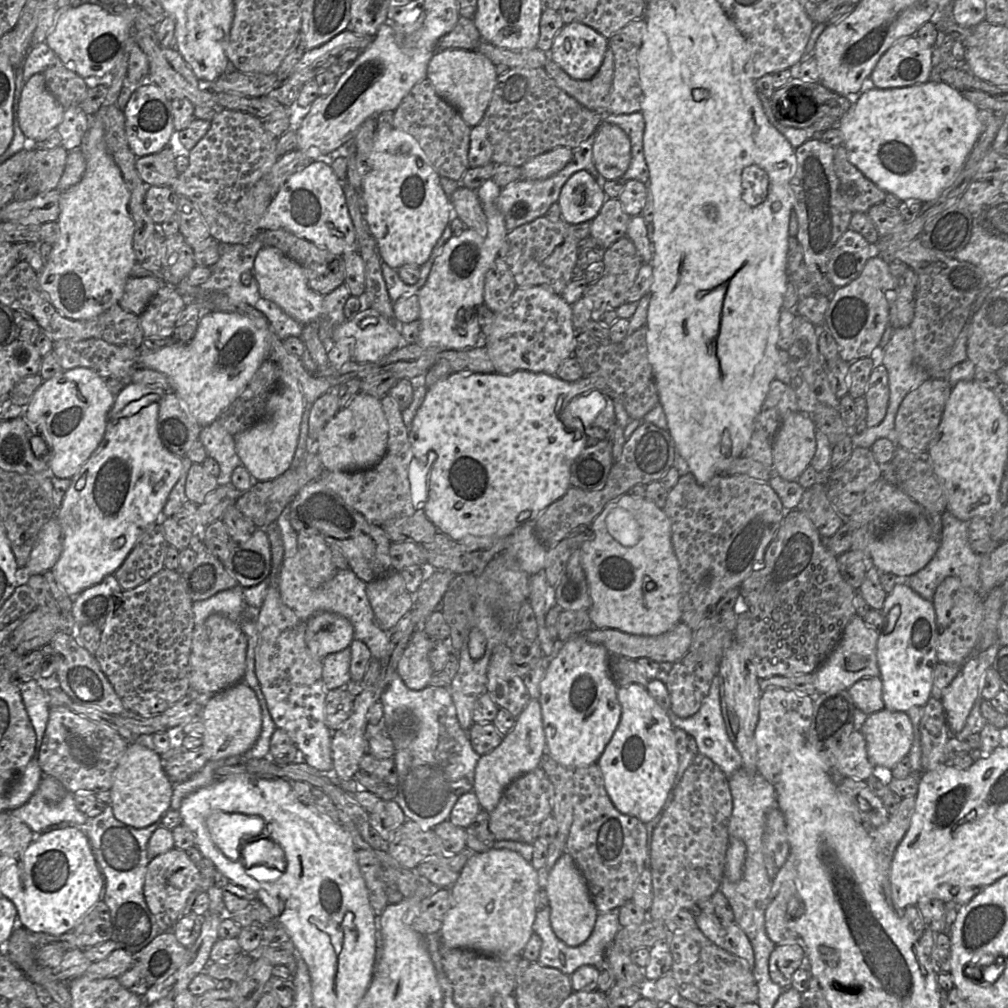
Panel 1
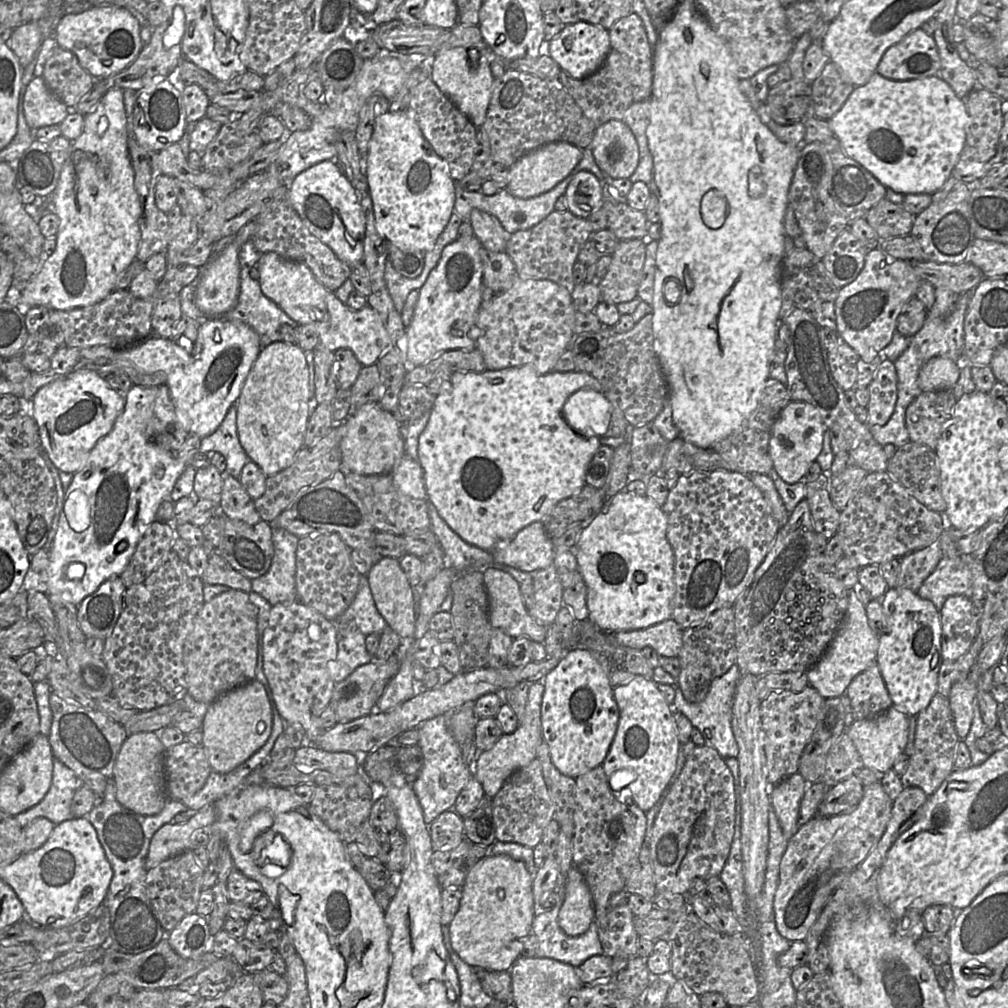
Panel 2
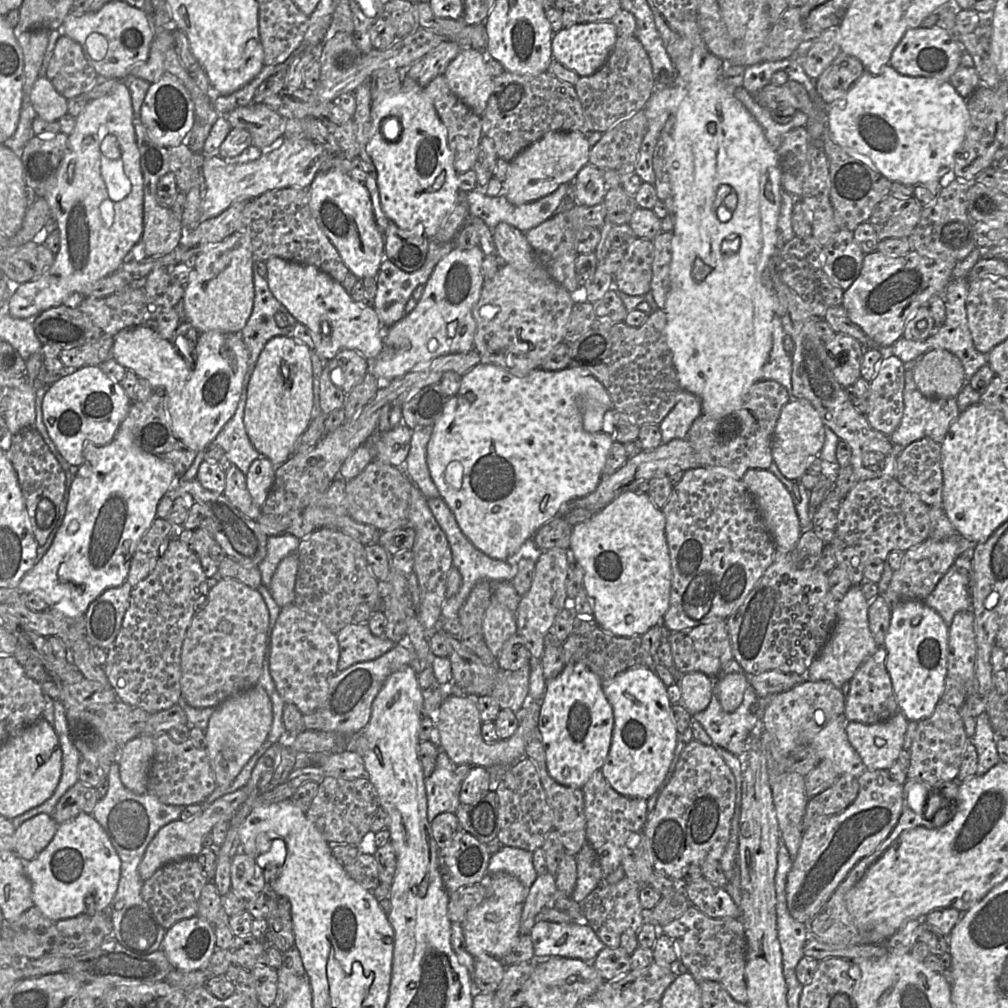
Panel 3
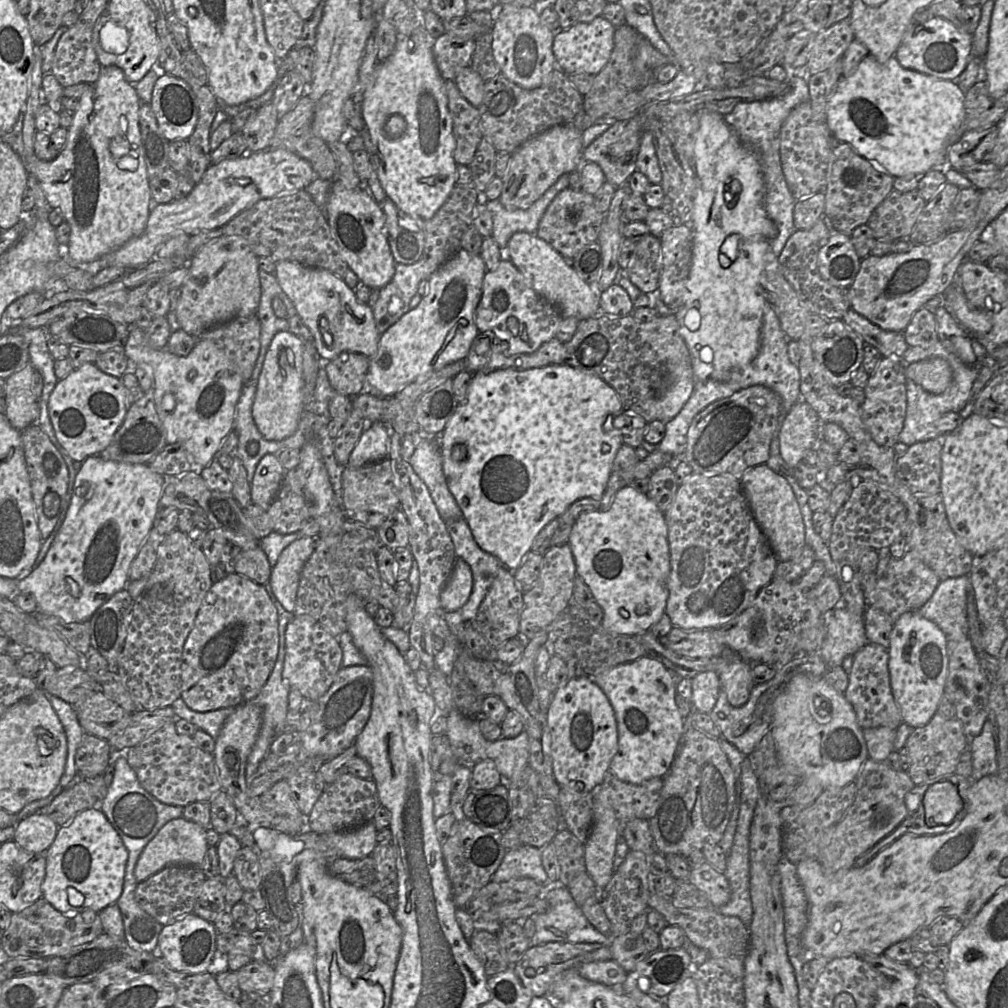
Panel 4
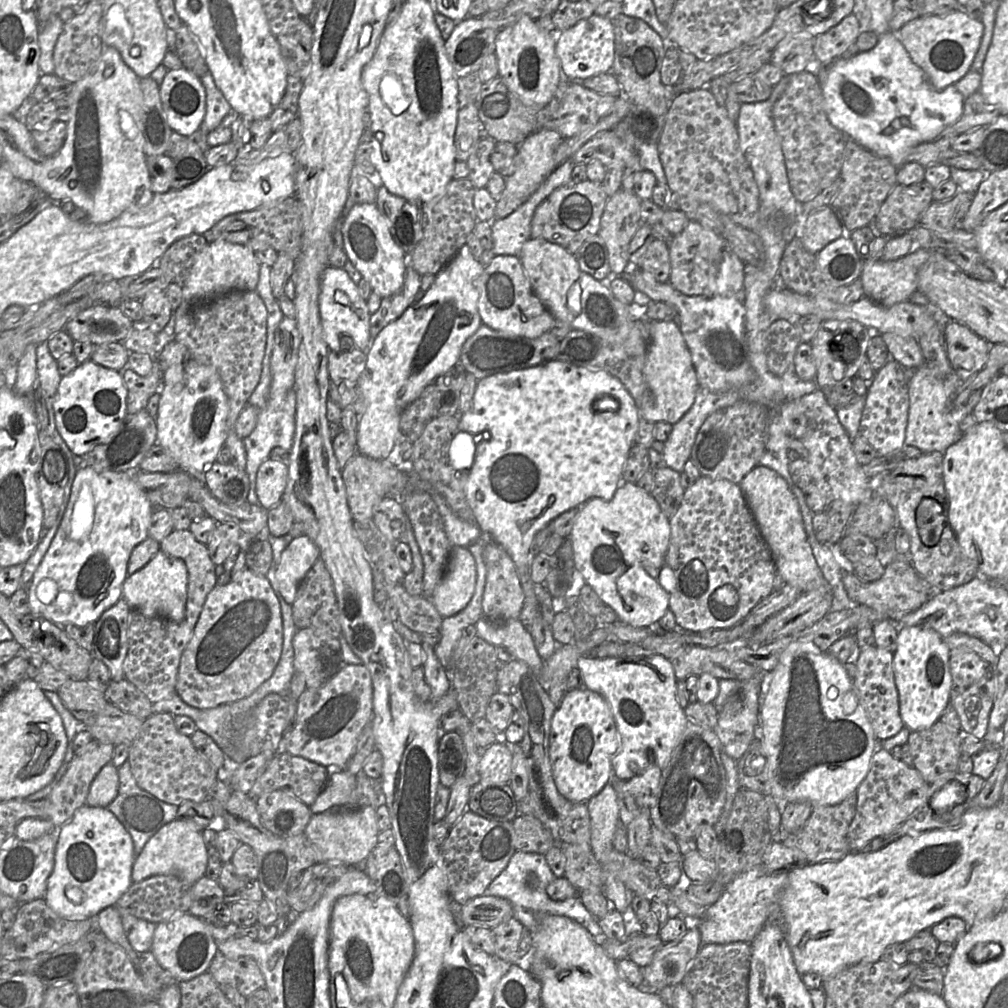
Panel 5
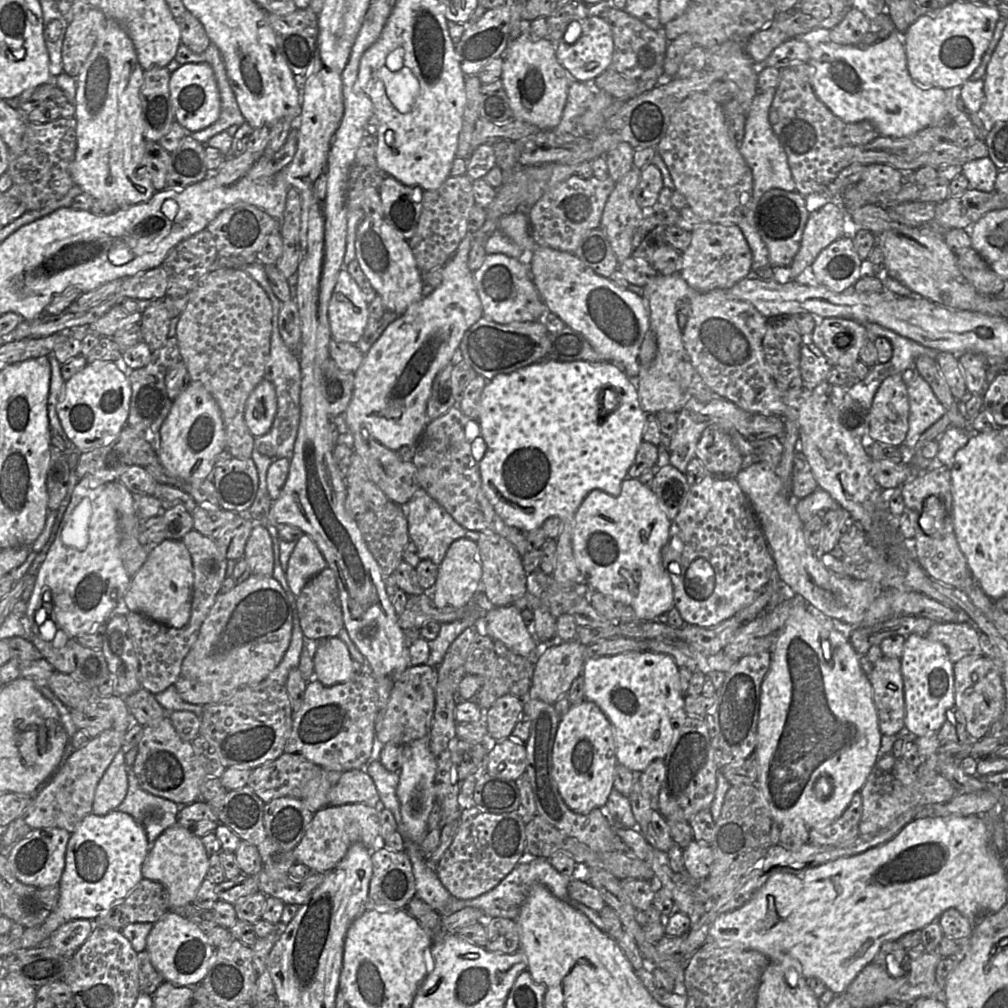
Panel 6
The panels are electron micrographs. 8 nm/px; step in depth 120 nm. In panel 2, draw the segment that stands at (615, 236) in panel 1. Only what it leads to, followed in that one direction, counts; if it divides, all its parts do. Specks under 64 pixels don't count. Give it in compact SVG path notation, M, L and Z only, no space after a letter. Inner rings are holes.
M621 200L609 212L607 229L620 241L647 239L650 224L643 211L632 209L624 200Z

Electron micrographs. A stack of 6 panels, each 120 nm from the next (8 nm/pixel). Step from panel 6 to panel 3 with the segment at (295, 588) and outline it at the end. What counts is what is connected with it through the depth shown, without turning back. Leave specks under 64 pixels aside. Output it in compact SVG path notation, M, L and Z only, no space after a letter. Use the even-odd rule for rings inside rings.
M297 552L291 553L279 562L272 576L269 591L280 607L294 603L298 566Z

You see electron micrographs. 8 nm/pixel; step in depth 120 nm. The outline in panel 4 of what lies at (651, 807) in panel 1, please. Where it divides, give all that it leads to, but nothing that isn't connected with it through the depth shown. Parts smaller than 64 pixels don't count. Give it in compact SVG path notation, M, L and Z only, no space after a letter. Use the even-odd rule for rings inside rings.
M642 656L588 677L608 697L616 716L618 750L611 759L609 771L619 780L632 784L664 777L680 748L684 725L675 702L677 691L672 671L660 661Z

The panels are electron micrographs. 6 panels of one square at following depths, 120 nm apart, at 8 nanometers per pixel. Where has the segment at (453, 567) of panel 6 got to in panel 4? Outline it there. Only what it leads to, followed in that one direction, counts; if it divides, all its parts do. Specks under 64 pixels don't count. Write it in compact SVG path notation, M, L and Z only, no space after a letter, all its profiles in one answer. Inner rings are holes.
M457 558L450 579L440 596L443 612L453 612L464 606L470 598L472 589L471 567L463 559Z

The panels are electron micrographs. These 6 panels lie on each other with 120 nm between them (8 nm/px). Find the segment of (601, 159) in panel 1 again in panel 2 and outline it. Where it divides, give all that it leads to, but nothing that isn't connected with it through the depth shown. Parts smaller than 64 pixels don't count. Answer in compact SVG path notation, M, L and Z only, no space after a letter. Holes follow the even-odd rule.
M610 120L595 130L590 145L594 160L607 178L629 178L639 162L639 148L622 120Z

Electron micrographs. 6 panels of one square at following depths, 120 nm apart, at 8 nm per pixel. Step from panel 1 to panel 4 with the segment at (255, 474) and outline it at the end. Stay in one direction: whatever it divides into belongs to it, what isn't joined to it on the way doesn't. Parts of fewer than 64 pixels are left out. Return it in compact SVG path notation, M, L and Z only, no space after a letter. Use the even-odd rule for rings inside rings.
M290 331L276 333L267 350L252 406L254 422L267 440L281 441L293 435L307 406L302 374L305 341Z

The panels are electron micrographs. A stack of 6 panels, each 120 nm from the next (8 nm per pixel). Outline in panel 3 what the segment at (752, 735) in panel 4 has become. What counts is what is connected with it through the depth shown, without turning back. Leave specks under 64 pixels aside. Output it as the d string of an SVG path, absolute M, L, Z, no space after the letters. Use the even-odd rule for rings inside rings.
M718 679L713 680L713 689L711 701L707 708L701 712L692 715L692 721L698 721L706 733L711 738L713 744L720 746L736 756L742 755L746 750L748 737L756 726L761 725L763 721L764 712L772 700L773 696L759 697L752 685L750 684L743 696L742 703L733 712L726 712L723 710L719 701Z

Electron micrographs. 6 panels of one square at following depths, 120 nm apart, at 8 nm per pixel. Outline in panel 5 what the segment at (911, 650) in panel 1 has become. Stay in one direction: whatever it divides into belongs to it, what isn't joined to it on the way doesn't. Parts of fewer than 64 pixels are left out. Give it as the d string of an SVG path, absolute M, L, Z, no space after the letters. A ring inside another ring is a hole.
M912 626L898 631L897 648L893 653L894 680L900 717L911 732L930 728L950 701L949 653L944 637L932 629Z

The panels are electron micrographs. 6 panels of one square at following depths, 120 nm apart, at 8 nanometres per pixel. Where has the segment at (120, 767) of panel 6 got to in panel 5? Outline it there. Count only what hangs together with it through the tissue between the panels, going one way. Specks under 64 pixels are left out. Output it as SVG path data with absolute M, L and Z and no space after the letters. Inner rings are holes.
M106 764L91 783L86 804L91 807L106 807L117 797L119 790L118 768Z

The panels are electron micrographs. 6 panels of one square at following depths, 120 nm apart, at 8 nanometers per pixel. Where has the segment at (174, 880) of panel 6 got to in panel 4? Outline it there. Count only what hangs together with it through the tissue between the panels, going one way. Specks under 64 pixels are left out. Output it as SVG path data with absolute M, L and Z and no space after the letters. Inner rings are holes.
M183 817L170 820L144 847L135 865L135 878L144 881L169 865L201 867L207 848L206 828Z

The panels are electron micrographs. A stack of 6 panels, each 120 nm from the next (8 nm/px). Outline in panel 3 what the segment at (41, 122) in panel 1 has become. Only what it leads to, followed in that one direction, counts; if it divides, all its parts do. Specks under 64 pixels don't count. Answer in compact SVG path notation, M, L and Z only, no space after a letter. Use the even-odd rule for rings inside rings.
M40 76L33 84L30 102L36 117L52 122L68 113L68 100L60 95L46 76Z

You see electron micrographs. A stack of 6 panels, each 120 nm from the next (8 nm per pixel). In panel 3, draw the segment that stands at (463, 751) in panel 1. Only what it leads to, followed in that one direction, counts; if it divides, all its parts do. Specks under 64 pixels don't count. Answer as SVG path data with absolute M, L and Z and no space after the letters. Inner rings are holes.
M432 712L429 714L429 717L434 722L434 728L431 732L431 738L426 741L431 741L435 745L439 747L435 768L430 776L426 777L424 780L425 791L427 797L427 819L431 823L433 819L440 813L443 812L453 812L455 813L460 805L460 789L461 783L456 774L455 768L457 764L455 764L447 755L447 753L440 747L439 745L439 732L436 728L437 717L438 715L434 715Z

